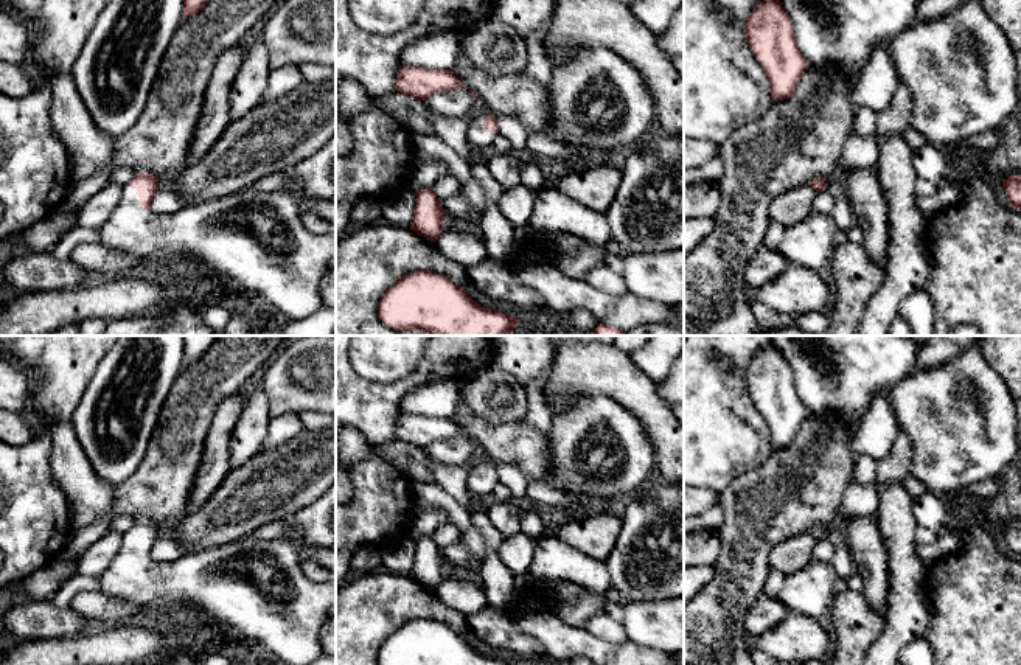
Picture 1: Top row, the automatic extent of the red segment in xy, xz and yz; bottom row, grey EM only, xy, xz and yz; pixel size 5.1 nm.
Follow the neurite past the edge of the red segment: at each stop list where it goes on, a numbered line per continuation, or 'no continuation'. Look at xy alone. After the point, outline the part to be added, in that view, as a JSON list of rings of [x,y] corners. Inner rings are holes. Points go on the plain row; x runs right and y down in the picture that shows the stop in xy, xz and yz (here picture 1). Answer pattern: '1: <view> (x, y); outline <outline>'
1: xy (257, 586); outline [[[123,534],[118,553],[99,576],[101,590],[140,611],[172,614],[177,608],[194,608],[260,643],[278,665],[308,665],[323,654],[319,632],[336,604],[336,576],[308,580],[298,552],[300,544],[292,536],[258,539],[249,534],[166,562],[143,559],[137,538]]]

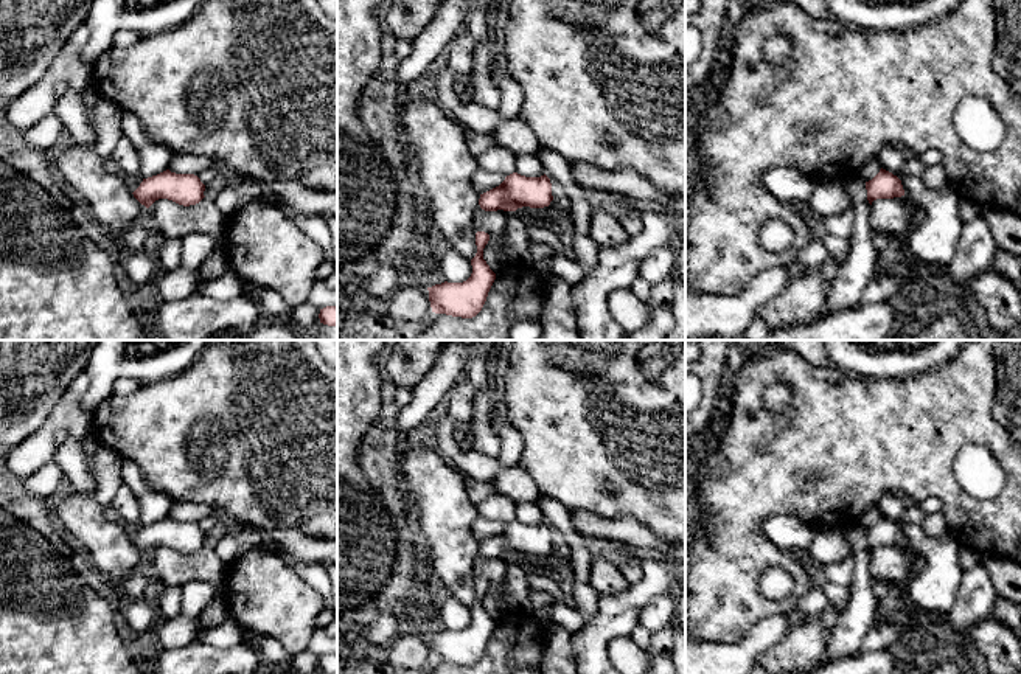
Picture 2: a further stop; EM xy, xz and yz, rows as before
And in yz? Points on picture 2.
no continuation

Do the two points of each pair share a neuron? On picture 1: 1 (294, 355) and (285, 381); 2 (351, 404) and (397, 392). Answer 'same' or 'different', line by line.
1: same
2: same

